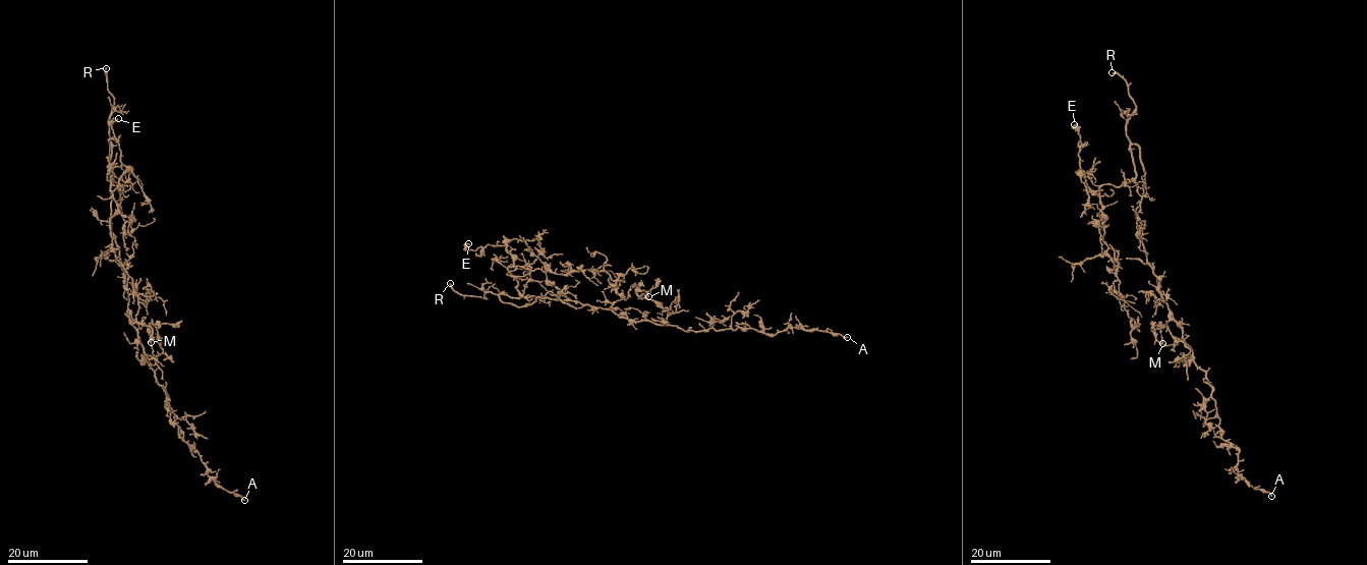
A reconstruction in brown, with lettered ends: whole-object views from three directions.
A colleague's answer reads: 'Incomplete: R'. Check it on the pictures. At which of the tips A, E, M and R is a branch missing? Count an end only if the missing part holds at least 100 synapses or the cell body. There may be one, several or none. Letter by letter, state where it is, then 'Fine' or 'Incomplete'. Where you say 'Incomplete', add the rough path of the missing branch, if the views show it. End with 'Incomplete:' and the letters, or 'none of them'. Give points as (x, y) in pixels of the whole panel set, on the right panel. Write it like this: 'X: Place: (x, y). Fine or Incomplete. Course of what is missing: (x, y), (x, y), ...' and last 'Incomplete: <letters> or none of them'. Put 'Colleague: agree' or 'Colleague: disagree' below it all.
A: Place: (1271, 496). Fine
E: Place: (1074, 124). Fine
M: Place: (1162, 343). Fine
R: Place: (1112, 72). Incomplete. Course of what is missing: (1112, 72), (1066, 79), (1037, 101), (1050, 105), (1106, 100)
Incomplete: R
Colleague: agree

